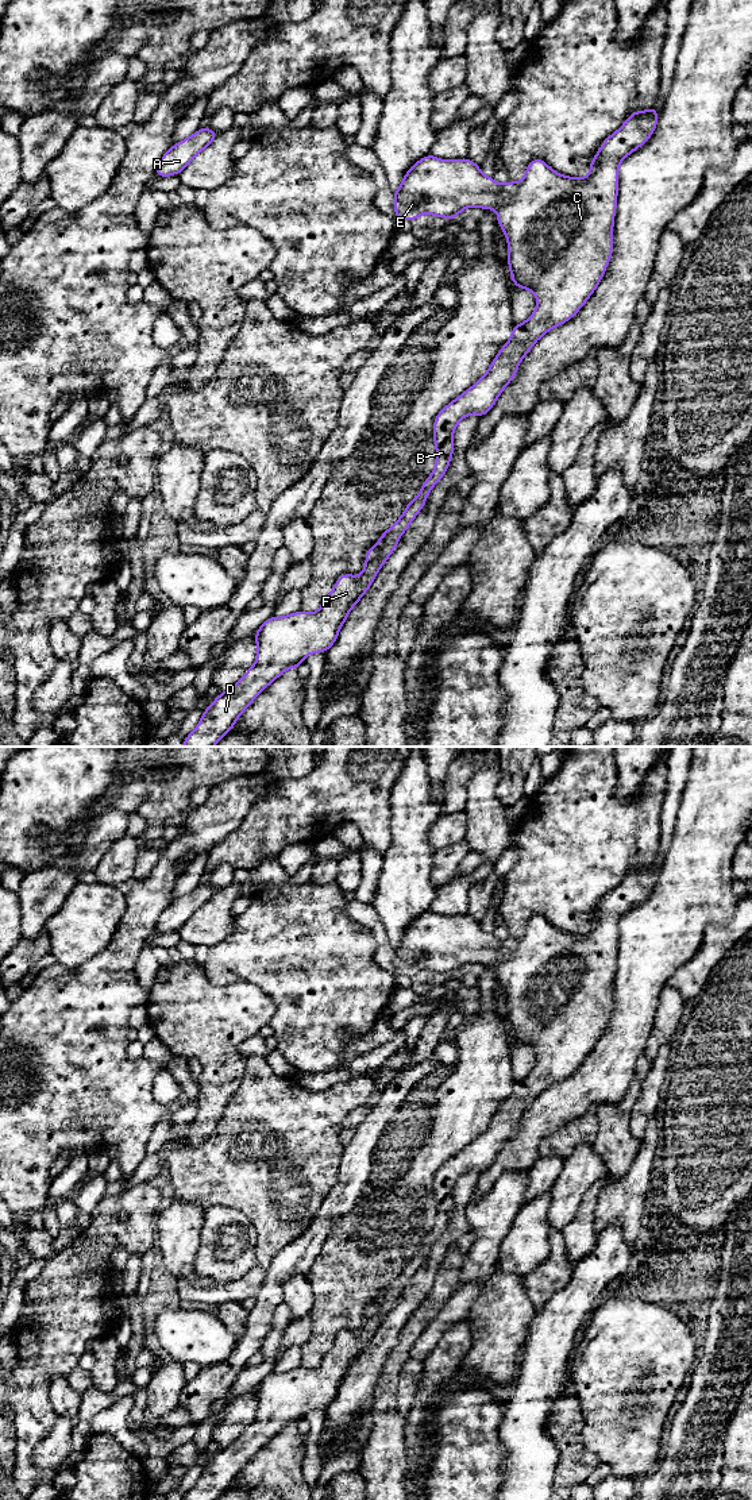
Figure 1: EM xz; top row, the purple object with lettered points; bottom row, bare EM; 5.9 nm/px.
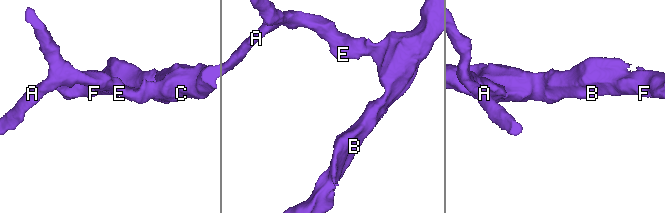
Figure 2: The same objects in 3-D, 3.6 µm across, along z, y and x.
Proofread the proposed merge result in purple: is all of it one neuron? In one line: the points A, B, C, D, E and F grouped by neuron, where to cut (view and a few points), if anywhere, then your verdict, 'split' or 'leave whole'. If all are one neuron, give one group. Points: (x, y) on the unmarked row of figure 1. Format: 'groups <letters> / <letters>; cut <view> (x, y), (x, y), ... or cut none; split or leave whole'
groups A B C D E F; cut none; leave whole

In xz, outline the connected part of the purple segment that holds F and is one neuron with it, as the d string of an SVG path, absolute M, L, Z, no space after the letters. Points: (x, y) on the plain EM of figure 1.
M655 861L644 868L632 868L626 878L603 896L590 918L590 930L586 934L564 933L540 914L529 918L521 938L509 937L505 941L500 941L493 933L483 932L479 921L468 914L444 917L429 910L406 928L402 941L393 948L397 975L413 977L423 969L456 975L460 967L468 963L479 963L485 967L497 965L498 982L508 996L510 1034L516 1044L535 1049L536 1065L527 1077L514 1080L509 1098L502 1102L485 1131L436 1172L433 1179L435 1225L424 1237L416 1254L406 1261L402 1272L366 1308L366 1322L362 1330L359 1333L342 1330L321 1364L315 1369L300 1366L284 1373L273 1372L263 1378L254 1392L258 1403L257 1418L232 1445L220 1449L205 1465L196 1485L185 1493L184 1500L216 1500L234 1484L246 1464L281 1430L301 1422L306 1411L327 1408L333 1401L350 1366L370 1345L400 1293L424 1264L429 1248L447 1227L454 1210L455 1183L471 1169L479 1173L489 1169L505 1142L512 1138L520 1118L531 1107L531 1103L551 1084L574 1073L597 1045L613 1010L618 922L625 913L651 894L657 880L657 872Z

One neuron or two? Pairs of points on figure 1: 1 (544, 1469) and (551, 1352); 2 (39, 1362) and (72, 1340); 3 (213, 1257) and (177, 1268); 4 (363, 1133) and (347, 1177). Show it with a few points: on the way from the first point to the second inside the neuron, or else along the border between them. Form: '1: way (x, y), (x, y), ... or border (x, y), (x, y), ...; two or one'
1: way (525, 1439), (525, 1399), (538, 1387), (539, 1381); one
2: way (47, 1354), (64, 1340); one
3: border (201, 1231), (201, 1242), (195, 1260), (195, 1273); two
4: way (363, 1144), (357, 1155), (355, 1167); one

